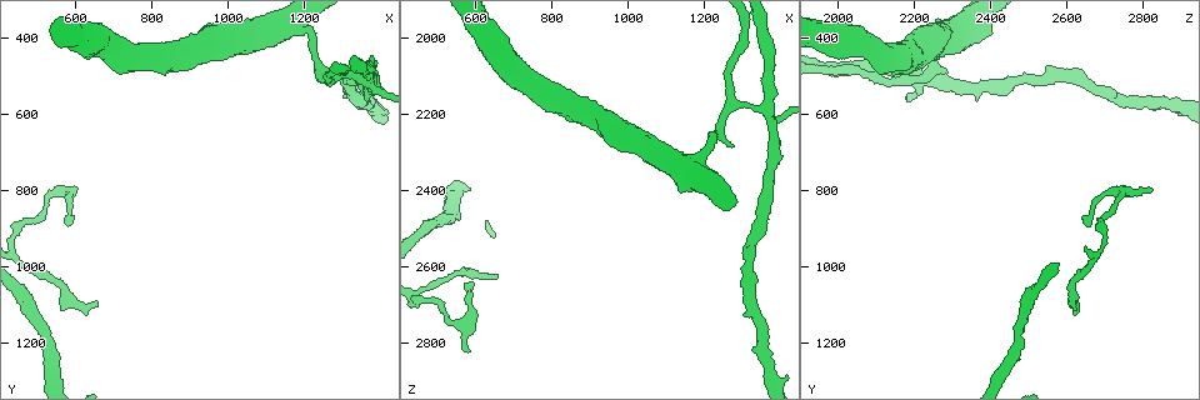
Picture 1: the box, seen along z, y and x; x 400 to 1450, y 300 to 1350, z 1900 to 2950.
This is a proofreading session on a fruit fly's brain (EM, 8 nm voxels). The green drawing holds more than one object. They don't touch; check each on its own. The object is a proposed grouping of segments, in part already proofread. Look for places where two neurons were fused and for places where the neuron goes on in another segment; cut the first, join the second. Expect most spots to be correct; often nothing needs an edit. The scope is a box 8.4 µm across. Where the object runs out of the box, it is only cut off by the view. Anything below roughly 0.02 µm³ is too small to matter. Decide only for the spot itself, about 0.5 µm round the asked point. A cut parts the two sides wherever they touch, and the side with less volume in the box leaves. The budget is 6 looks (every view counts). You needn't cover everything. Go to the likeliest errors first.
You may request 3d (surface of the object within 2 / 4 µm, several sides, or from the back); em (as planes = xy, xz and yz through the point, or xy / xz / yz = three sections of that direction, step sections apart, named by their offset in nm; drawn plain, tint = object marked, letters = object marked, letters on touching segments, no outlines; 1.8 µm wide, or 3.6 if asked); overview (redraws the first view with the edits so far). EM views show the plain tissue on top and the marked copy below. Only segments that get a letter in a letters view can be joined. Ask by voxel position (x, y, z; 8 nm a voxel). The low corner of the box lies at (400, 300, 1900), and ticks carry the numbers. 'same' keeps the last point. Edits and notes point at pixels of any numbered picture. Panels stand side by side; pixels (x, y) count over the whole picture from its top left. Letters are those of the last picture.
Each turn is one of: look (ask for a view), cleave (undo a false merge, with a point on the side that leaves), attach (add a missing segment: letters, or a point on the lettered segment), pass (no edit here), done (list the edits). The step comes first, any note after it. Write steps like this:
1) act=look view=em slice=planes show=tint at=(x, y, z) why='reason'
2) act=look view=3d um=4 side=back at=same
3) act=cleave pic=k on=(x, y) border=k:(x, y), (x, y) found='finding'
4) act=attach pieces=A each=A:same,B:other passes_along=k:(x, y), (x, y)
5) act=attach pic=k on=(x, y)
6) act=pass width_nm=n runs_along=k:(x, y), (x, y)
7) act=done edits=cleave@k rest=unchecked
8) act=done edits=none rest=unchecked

act=look view=3d um=2 at=(1355, 490, 2190) why='four-way junction'

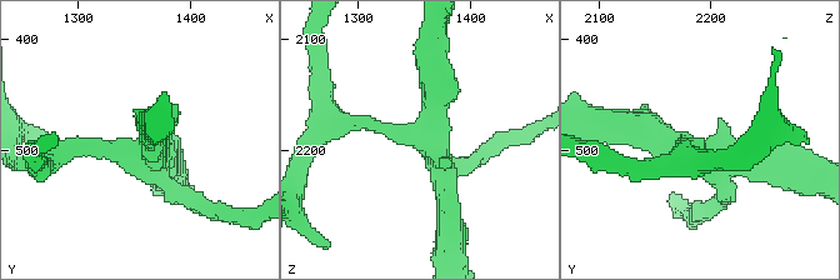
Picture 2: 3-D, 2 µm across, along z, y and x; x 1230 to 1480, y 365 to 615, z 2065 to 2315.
act=look view=em slice=xz step=4 show=letters at=(1350, 496, 2184) arms=4

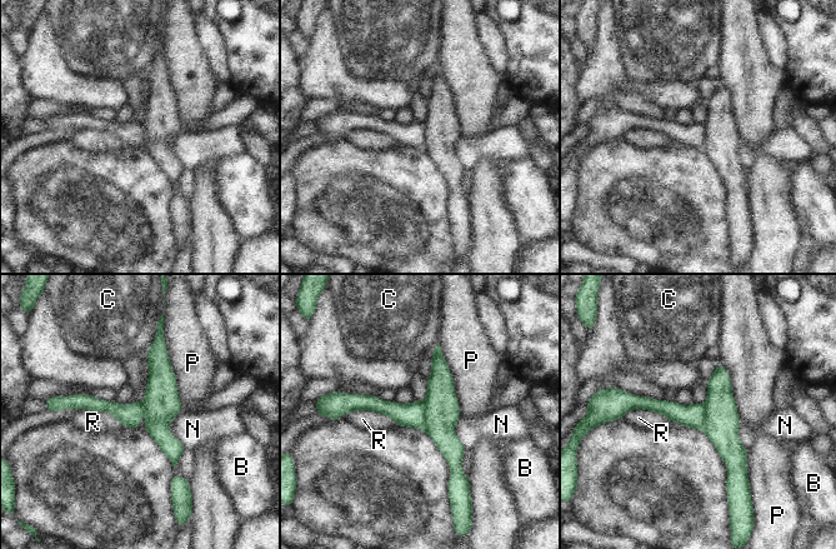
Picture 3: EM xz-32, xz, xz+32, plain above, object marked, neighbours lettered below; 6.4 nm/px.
act=cleave pic=3 on=(441, 409) width_nm=240 each=B:other,C:other,N:other,P:other,R:other part_leaving=3:(437, 350), (454, 480) found='two neurons meet here'

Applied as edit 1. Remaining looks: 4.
act=look view=em slice=planes show=tint at=(660, 1090, 2630) why='tapers out'

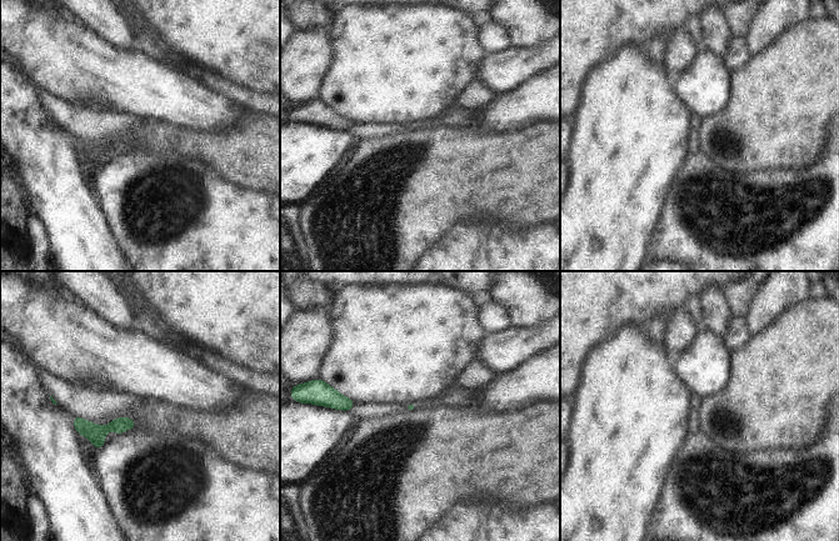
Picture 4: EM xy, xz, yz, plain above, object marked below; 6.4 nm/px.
act=look view=em slice=planes show=letters at=same

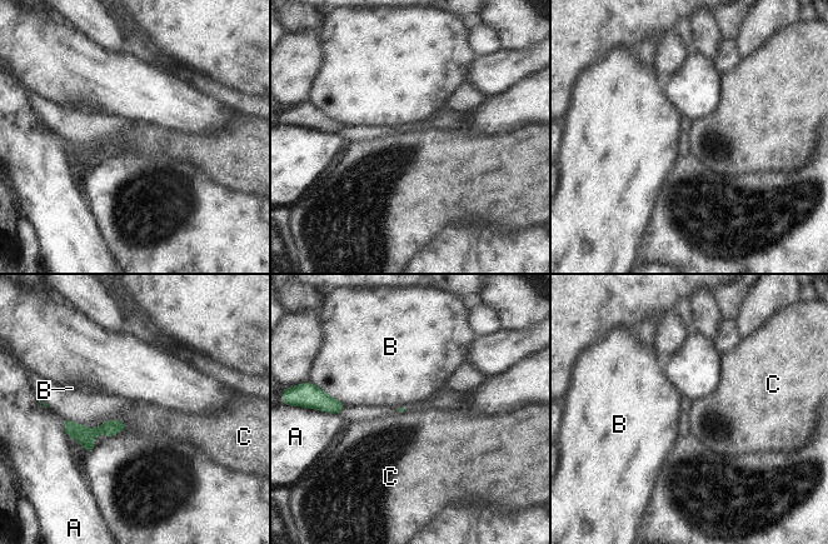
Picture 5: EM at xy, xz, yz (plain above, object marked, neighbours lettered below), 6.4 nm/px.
act=pass each=A:other,B:other,C:other runs_along=5:(66, 424), (79, 433), (121, 428) found='none of them fits'

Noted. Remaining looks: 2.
act=look view=em slice=planes show=letters at=(570, 895, 2665) why='branch stops here'

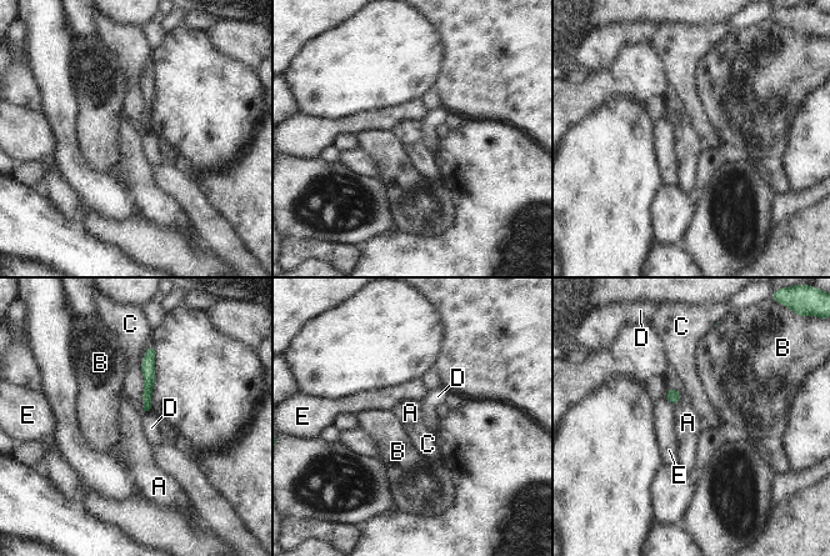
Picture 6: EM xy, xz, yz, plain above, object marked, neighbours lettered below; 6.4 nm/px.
act=pass each=A:other,B:other,C:other,D:other,E:other runs_along=6:(151, 350), (149, 356), (146, 409) found='no lettered segment goes on from it'

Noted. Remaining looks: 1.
act=done edits=cleave@3 rest=unchecked

